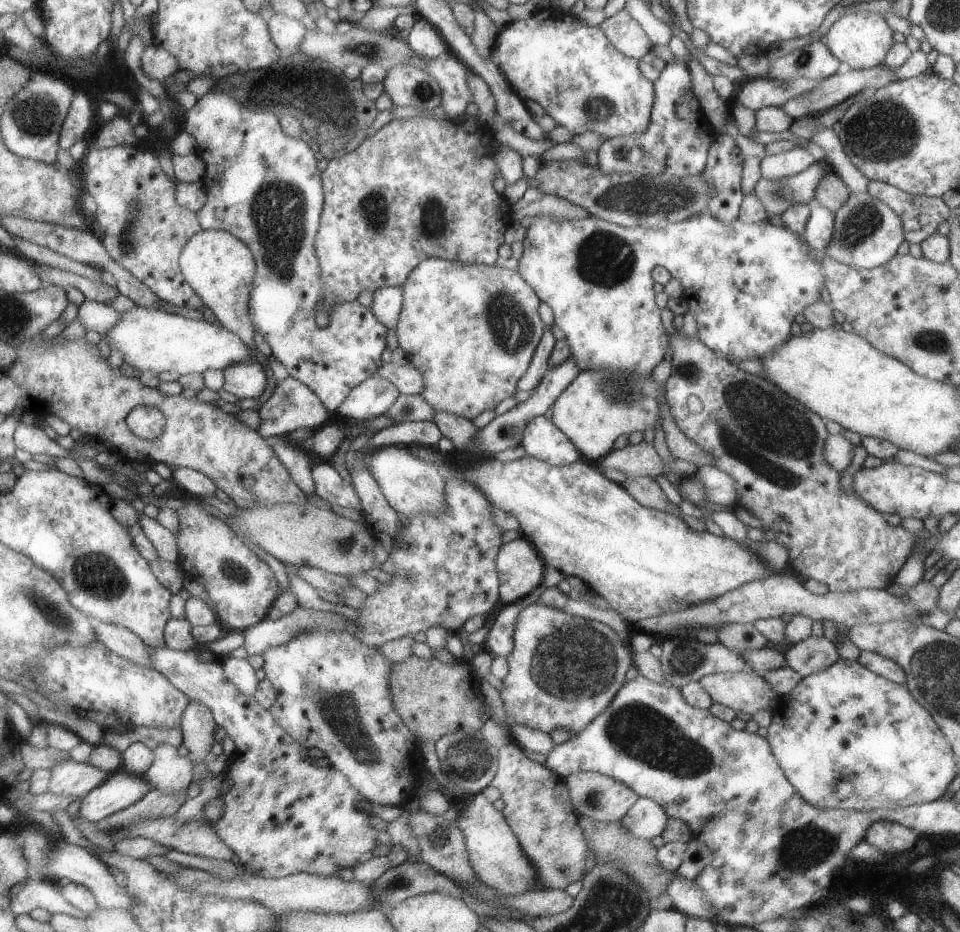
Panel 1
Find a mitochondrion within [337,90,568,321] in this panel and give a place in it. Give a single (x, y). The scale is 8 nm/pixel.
(373, 208)

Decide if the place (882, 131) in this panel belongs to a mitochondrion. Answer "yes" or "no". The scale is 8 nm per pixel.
yes

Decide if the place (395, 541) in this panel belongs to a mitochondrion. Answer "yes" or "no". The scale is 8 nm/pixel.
no

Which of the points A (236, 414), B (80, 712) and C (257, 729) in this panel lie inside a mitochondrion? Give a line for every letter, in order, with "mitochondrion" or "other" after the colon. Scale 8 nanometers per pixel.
A: other
B: other
C: other

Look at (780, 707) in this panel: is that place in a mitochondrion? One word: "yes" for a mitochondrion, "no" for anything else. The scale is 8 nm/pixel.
no

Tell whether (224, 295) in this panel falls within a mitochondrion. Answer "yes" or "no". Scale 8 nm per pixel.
no

